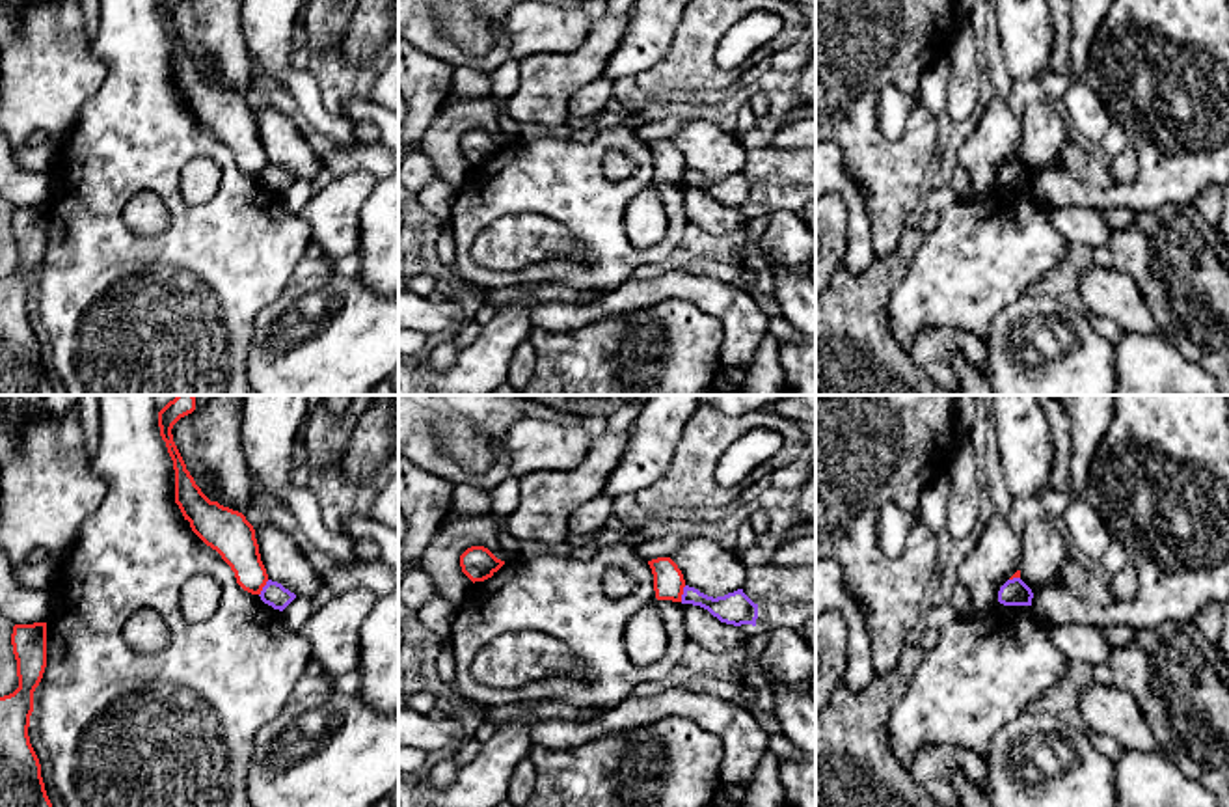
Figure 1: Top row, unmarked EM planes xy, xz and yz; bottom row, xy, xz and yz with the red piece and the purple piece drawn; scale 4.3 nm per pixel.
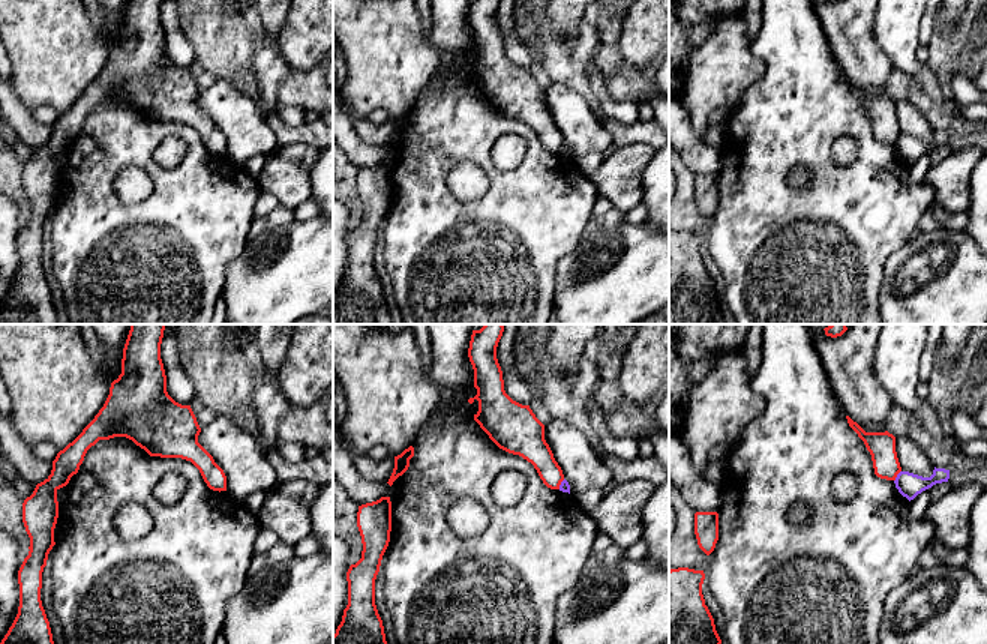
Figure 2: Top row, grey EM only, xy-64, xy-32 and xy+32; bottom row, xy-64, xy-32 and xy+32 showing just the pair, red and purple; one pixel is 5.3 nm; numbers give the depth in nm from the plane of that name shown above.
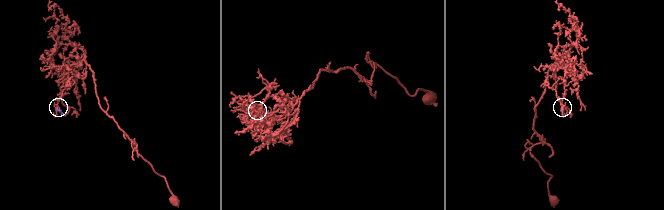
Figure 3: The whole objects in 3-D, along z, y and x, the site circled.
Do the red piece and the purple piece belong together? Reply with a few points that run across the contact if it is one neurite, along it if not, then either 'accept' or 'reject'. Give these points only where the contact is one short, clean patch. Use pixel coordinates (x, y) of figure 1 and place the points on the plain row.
line xz (686, 168), (680, 183); reject

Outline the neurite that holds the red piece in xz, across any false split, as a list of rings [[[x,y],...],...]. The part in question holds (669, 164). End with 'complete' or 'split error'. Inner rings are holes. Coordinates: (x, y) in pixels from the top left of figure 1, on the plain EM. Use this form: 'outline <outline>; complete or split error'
outline [[[657,140],[648,147],[654,157],[655,181],[682,185],[685,162],[678,147],[670,140]]]; complete

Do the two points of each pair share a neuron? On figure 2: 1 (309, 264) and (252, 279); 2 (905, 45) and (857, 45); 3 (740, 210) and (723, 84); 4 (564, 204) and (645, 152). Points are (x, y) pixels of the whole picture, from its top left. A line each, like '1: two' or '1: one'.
1: one
2: two
3: two
4: two

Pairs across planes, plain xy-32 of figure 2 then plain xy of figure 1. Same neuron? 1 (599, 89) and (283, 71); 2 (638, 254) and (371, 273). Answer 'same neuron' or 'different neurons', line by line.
1: same neuron
2: different neurons

